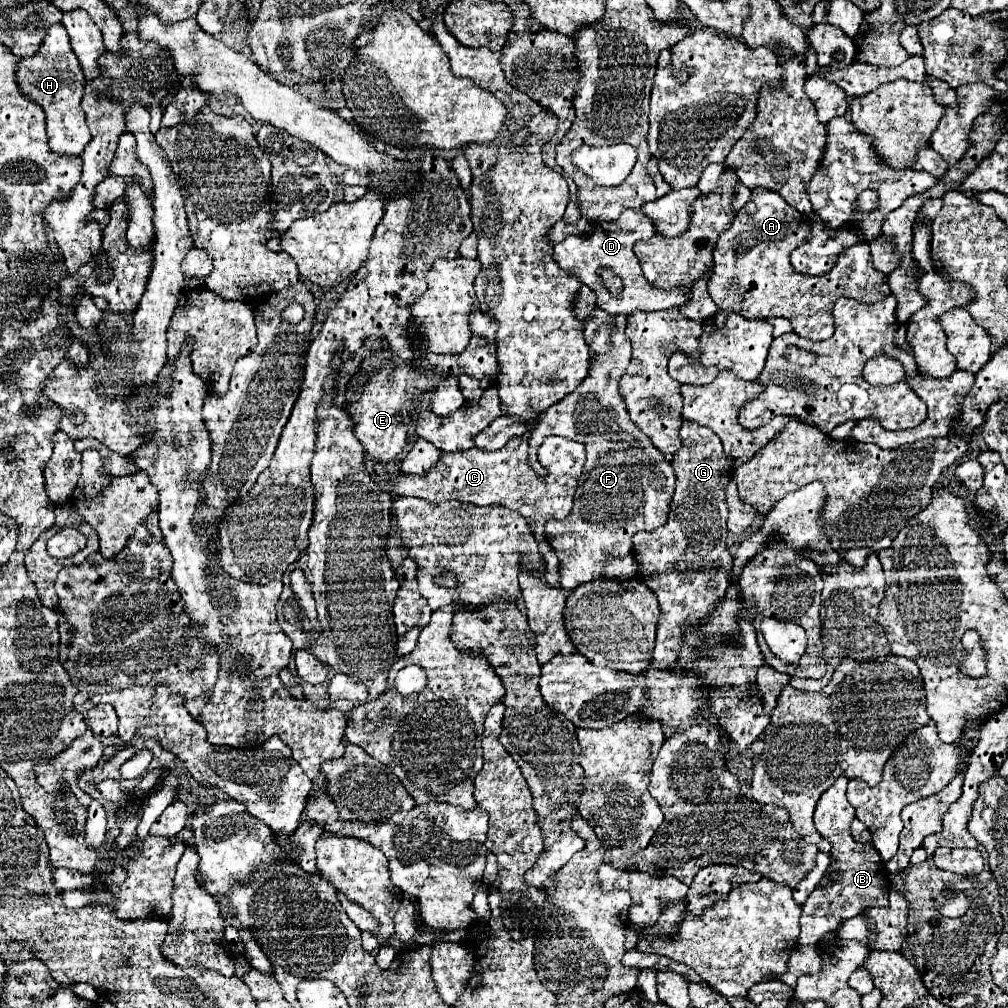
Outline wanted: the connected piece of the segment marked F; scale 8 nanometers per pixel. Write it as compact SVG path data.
M626 314L614 318L614 330L610 334L612 350L606 354L594 354L584 382L564 400L550 406L530 434L528 464L540 477L545 477L547 470L538 462L536 452L546 436L560 434L586 446L586 464L578 482L572 514L566 520L546 522L546 540L558 554L560 582L566 590L602 578L602 564L614 556L628 556L636 532L652 532L662 526L668 520L676 488L672 464L660 450L656 450L646 434L630 422L628 412L624 410L624 400L618 392L618 380L622 378L632 352L624 334L626 318Z

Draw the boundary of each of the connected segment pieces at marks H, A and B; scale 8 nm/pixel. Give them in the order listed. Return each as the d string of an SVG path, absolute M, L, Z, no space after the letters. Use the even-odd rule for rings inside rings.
M60 24L50 26L38 52L34 56L22 58L18 62L16 84L26 98L30 98L32 102L36 102L38 106L44 108L50 150L58 156L80 156L82 150L86 148L86 144L90 142L86 118L80 108L86 80L80 70L80 62L78 62L76 54L72 54L64 26L60 26Z
M752 190L750 200L738 210L732 226L720 234L714 248L714 272L708 282L708 294L718 310L744 318L788 318L798 336L822 342L834 334L832 308L836 298L846 296L874 304L890 294L888 278L872 266L866 242L844 250L838 264L824 276L796 274L790 264L790 252L808 234L810 218L806 214L792 210L784 198L770 190Z
M840 776L824 792L824 798L818 800L818 806L814 812L816 830L832 844L832 850L830 850L832 862L828 870L824 872L824 878L820 880L820 884L810 894L808 902L802 906L802 916L800 916L802 930L798 936L798 944L814 946L824 934L836 932L844 920L858 916L864 908L888 906L888 894L890 894L888 872L884 870L884 864L880 862L876 848L872 844L854 842L854 838L850 836L850 824L856 818L856 814L846 800L846 784L848 784L848 778ZM832 874L838 874L840 879L830 884Z

